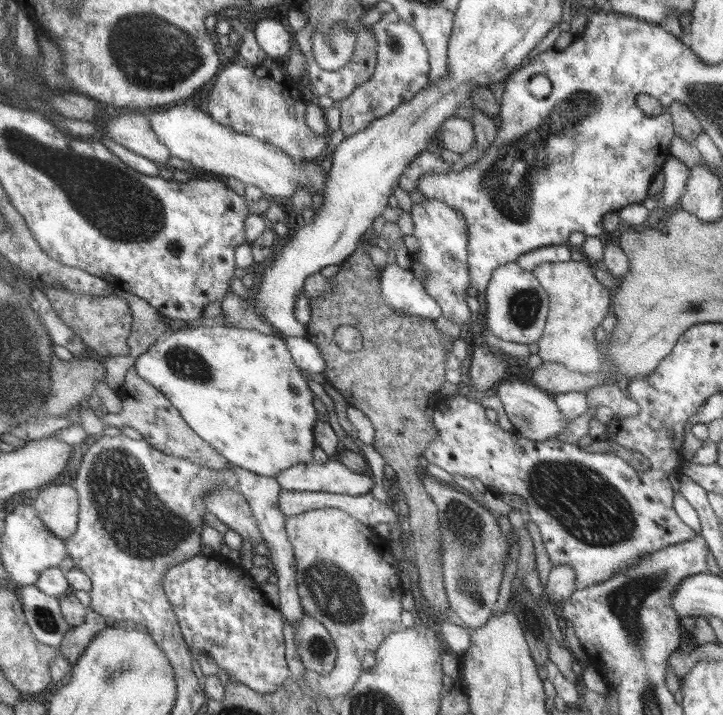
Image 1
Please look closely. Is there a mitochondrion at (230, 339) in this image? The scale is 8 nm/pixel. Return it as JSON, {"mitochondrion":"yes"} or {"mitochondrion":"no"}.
{"mitochondrion":"no"}

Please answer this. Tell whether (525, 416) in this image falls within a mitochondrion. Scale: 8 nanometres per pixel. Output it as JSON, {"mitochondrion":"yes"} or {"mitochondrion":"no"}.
{"mitochondrion":"yes"}

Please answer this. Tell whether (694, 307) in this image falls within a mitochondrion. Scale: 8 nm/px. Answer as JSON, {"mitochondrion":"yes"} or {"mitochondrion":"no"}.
{"mitochondrion":"yes"}

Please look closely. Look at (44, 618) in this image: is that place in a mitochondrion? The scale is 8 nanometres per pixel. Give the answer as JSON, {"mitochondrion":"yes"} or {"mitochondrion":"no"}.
{"mitochondrion":"yes"}

